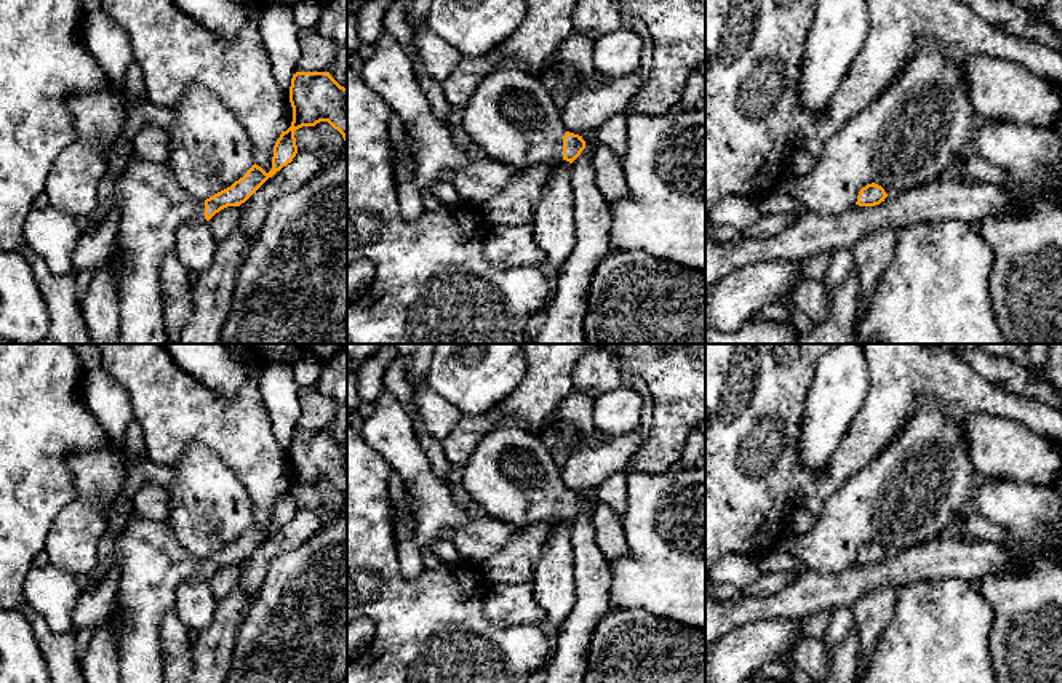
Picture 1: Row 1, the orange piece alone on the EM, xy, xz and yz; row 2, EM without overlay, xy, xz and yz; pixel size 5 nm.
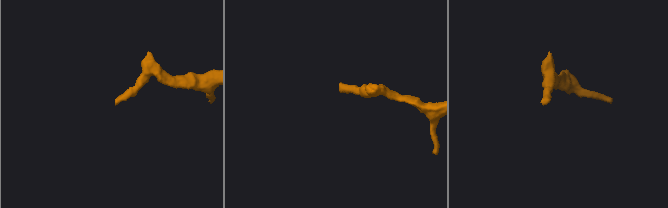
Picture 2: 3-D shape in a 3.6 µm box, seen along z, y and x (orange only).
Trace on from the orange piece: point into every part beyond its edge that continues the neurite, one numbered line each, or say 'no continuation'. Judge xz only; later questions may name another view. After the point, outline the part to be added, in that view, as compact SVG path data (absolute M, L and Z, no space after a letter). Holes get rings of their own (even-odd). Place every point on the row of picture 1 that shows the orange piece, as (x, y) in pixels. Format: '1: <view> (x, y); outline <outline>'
1: xz (512, 117); outline M493 70L461 107L461 125L488 158L517 170L563 160L561 109L539 75Z

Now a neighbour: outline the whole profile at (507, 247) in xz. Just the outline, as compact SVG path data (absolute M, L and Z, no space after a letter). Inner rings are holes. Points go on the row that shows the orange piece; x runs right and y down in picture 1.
M531 224L491 226L483 248L488 262L499 269L545 266L545 253L536 245Z

